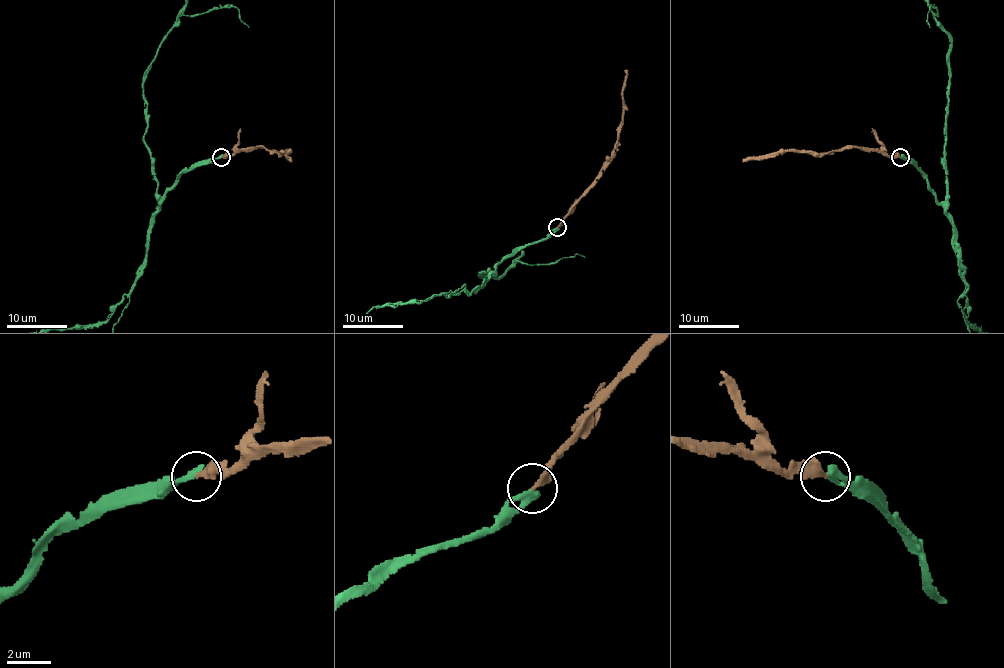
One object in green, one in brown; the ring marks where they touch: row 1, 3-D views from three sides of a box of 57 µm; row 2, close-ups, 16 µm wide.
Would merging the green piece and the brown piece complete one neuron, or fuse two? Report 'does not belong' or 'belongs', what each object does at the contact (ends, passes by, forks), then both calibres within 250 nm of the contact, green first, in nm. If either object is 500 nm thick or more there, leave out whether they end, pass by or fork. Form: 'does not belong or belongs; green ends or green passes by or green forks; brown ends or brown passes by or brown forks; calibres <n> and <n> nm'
belongs; green ends; brown ends; calibres 400 and 280 nm

